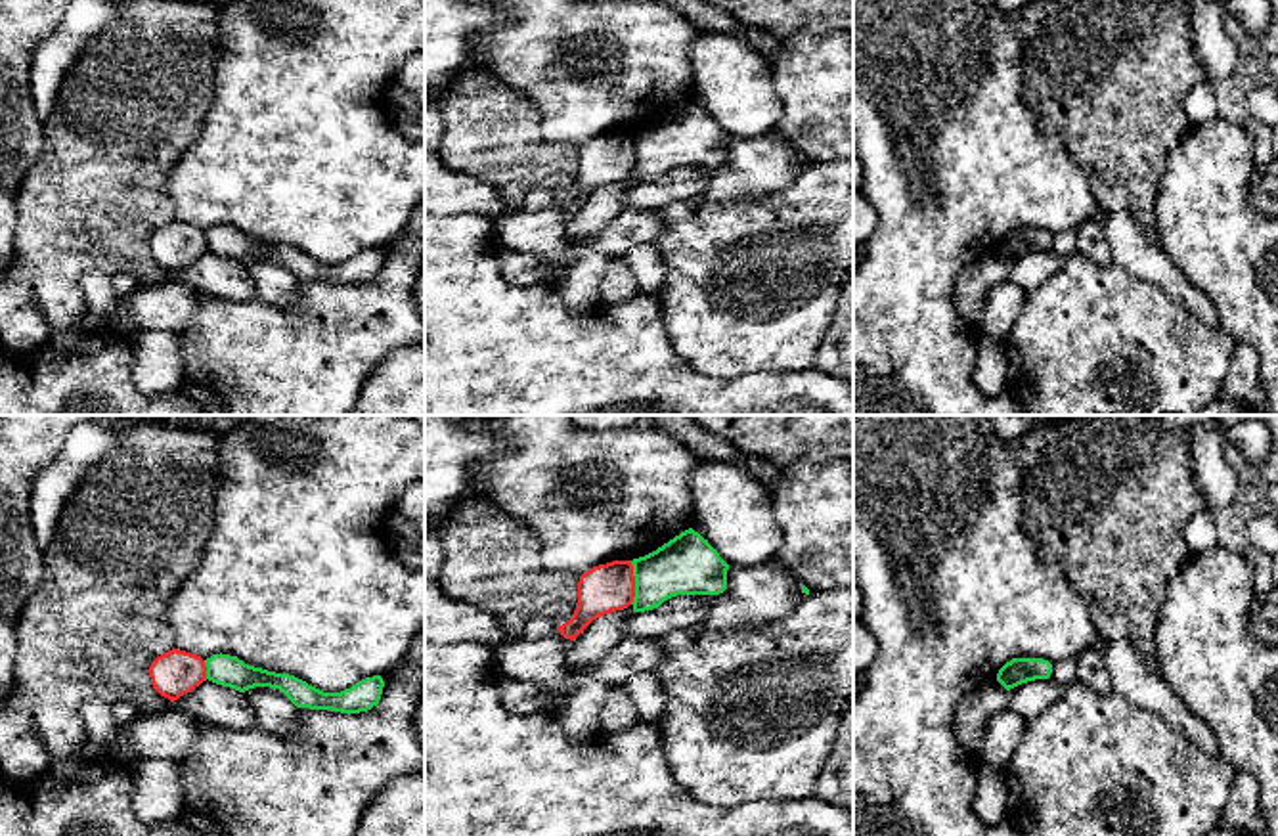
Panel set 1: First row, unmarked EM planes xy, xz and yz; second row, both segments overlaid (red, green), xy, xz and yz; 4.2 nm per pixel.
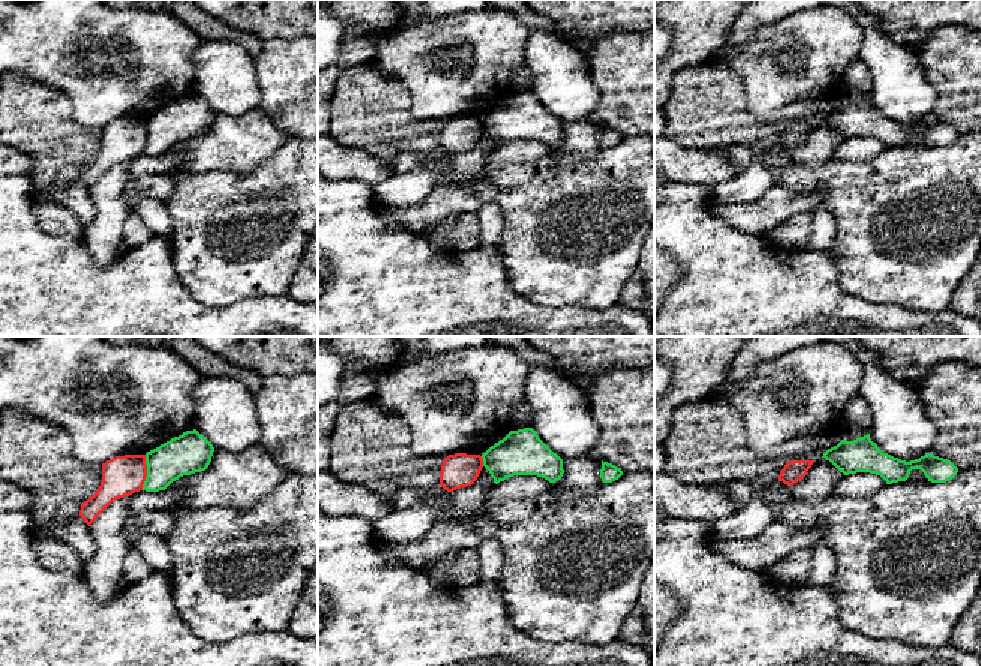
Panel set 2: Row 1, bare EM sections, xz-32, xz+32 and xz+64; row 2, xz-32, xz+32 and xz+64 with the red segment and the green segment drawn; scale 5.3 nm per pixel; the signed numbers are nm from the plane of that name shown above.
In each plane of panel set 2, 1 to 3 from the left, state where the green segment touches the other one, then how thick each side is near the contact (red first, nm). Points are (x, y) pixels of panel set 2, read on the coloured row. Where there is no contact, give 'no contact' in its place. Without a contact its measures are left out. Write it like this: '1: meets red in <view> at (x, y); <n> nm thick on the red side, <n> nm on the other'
1: meets red in xz-32 at (146, 473); 220 nm thick on the red side, 220 nm on the other
2: meets red in xz+32 at (482, 461); 190 nm thick on the red side, 240 nm on the other
3: no contact

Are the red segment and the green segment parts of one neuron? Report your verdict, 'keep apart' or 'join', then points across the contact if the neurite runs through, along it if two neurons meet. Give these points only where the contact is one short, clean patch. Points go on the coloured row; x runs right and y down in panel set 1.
keep apart | along xz (630, 561), (634, 576), (632, 603)

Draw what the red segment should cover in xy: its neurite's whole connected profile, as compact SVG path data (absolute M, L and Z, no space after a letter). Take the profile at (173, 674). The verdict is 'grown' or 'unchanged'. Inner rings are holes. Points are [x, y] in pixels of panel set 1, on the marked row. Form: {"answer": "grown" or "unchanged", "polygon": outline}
{"answer": "unchanged", "polygon": "M172 649L151 662L149 677L153 689L174 702L207 681L207 666L201 656Z"}

